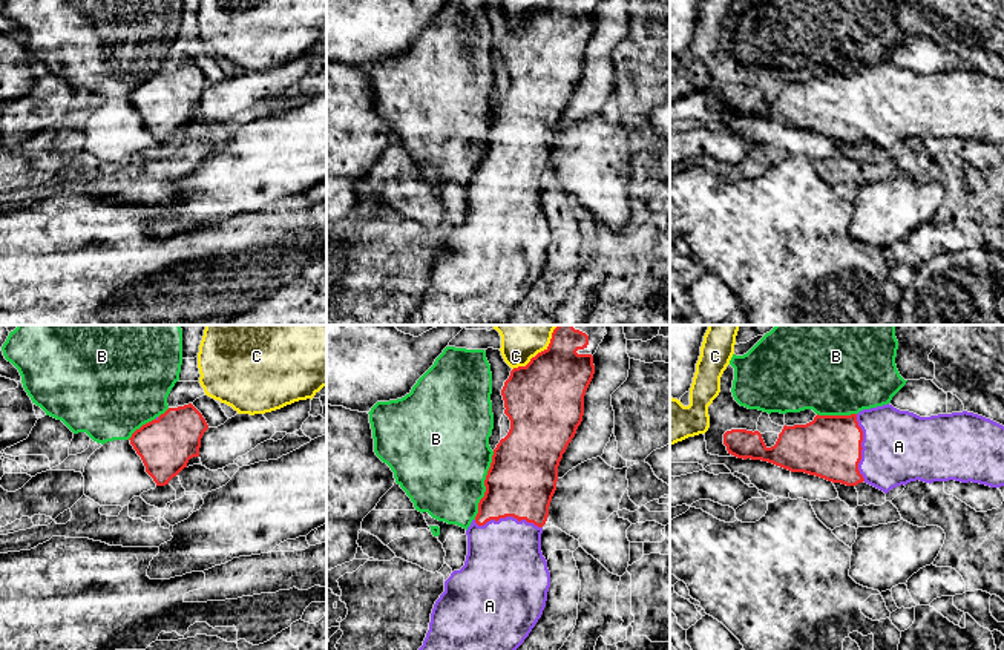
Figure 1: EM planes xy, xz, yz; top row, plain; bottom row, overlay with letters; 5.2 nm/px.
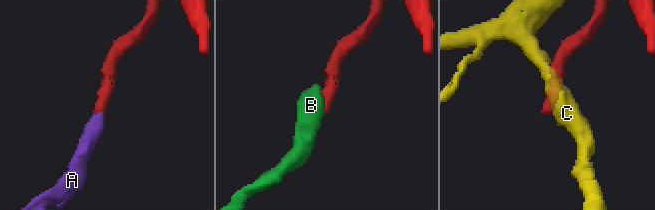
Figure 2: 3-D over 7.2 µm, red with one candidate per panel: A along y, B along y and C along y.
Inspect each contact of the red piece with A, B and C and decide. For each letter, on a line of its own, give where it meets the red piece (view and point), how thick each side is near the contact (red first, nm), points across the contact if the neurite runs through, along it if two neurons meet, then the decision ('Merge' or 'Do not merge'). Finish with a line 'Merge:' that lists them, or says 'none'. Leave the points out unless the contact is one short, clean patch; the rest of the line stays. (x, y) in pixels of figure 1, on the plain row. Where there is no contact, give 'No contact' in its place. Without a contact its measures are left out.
A: Touches red at xz (508, 172). Thickness 360 nm (red) against 400 nm. Path across: xz (521, 137), (515, 164), (508, 172), (505, 219). Merge
B: Touches red at xz (485, 141). Thickness 360 nm (red) against 480 nm. Boundary: xz (494, 108), (485, 137), (485, 152), (474, 175). Do not merge
C: Touches red at xz (531, 16). Thickness 420 nm (red) against 130 nm. Do not merge
Merge: A

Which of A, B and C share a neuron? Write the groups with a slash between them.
A / B / C

